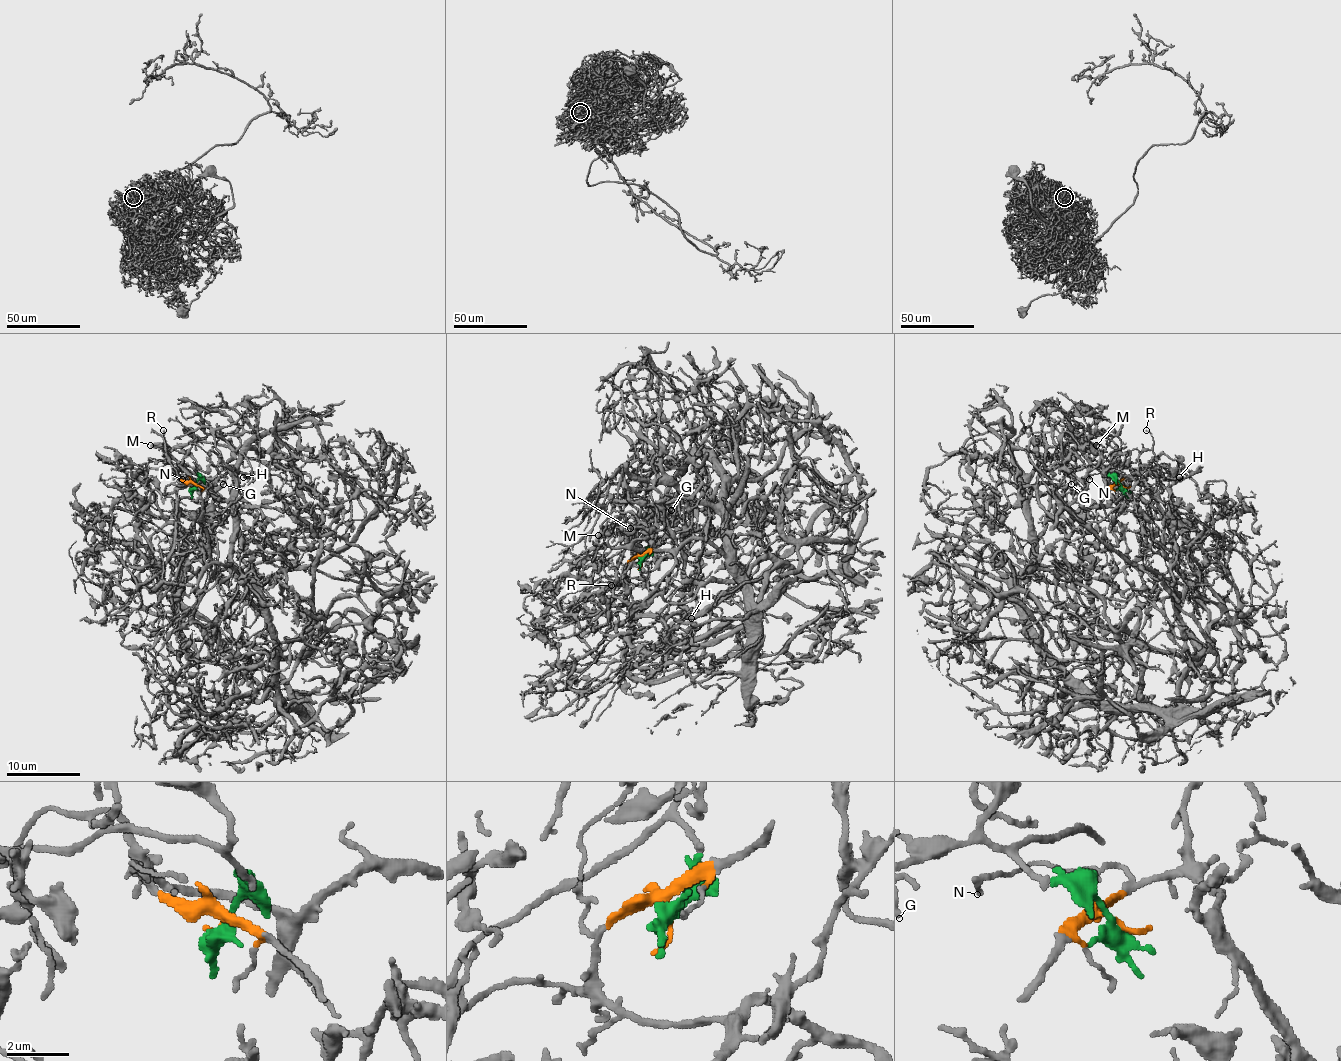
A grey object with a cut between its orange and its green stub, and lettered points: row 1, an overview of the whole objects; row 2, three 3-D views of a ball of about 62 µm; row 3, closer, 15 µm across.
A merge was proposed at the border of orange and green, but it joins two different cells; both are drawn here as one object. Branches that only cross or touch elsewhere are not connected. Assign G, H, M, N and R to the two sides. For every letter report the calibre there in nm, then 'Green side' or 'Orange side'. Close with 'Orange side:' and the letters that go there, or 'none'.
G: Thickness 170 nm. Green side
H: Thickness 190 nm. Orange side
M: Thickness 420 nm. Green side
N: Thickness 220 nm. Orange side
R: Thickness 110 nm. Orange side
Orange side: H, N, R

